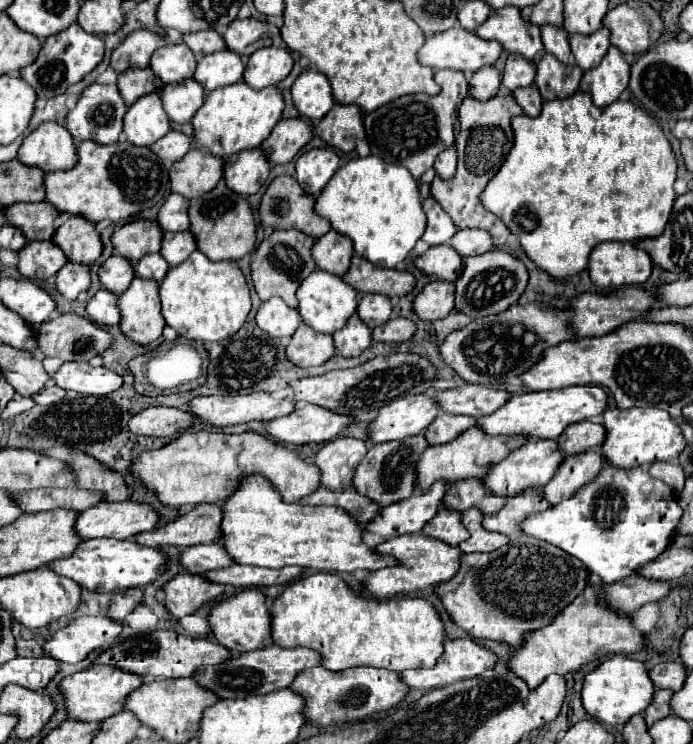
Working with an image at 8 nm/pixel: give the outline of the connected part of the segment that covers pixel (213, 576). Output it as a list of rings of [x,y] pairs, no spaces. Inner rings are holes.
[[[230,565],[222,569],[212,569],[202,577],[218,585],[234,585],[240,589],[246,587],[264,587],[264,585],[288,585],[302,573],[302,567],[248,567],[248,565]]]

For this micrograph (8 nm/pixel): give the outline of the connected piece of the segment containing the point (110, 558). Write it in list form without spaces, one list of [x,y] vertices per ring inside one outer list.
[[[86,539],[80,543],[74,553],[66,559],[56,559],[50,563],[58,575],[68,577],[80,585],[80,589],[92,593],[116,593],[130,587],[144,587],[156,581],[166,569],[166,557],[158,549],[140,547],[134,541],[118,539]]]

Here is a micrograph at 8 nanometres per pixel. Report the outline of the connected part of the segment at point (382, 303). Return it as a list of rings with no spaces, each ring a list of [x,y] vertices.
[[[364,295],[358,305],[358,315],[370,329],[374,329],[390,319],[392,303],[386,295]]]

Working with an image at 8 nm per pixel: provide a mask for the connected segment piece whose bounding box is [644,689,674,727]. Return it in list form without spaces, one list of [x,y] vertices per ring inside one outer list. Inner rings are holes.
[[[656,689],[652,705],[644,713],[648,727],[652,727],[658,719],[664,719],[670,713],[670,699],[672,699],[672,695],[674,695],[674,691],[670,691],[670,689]]]

